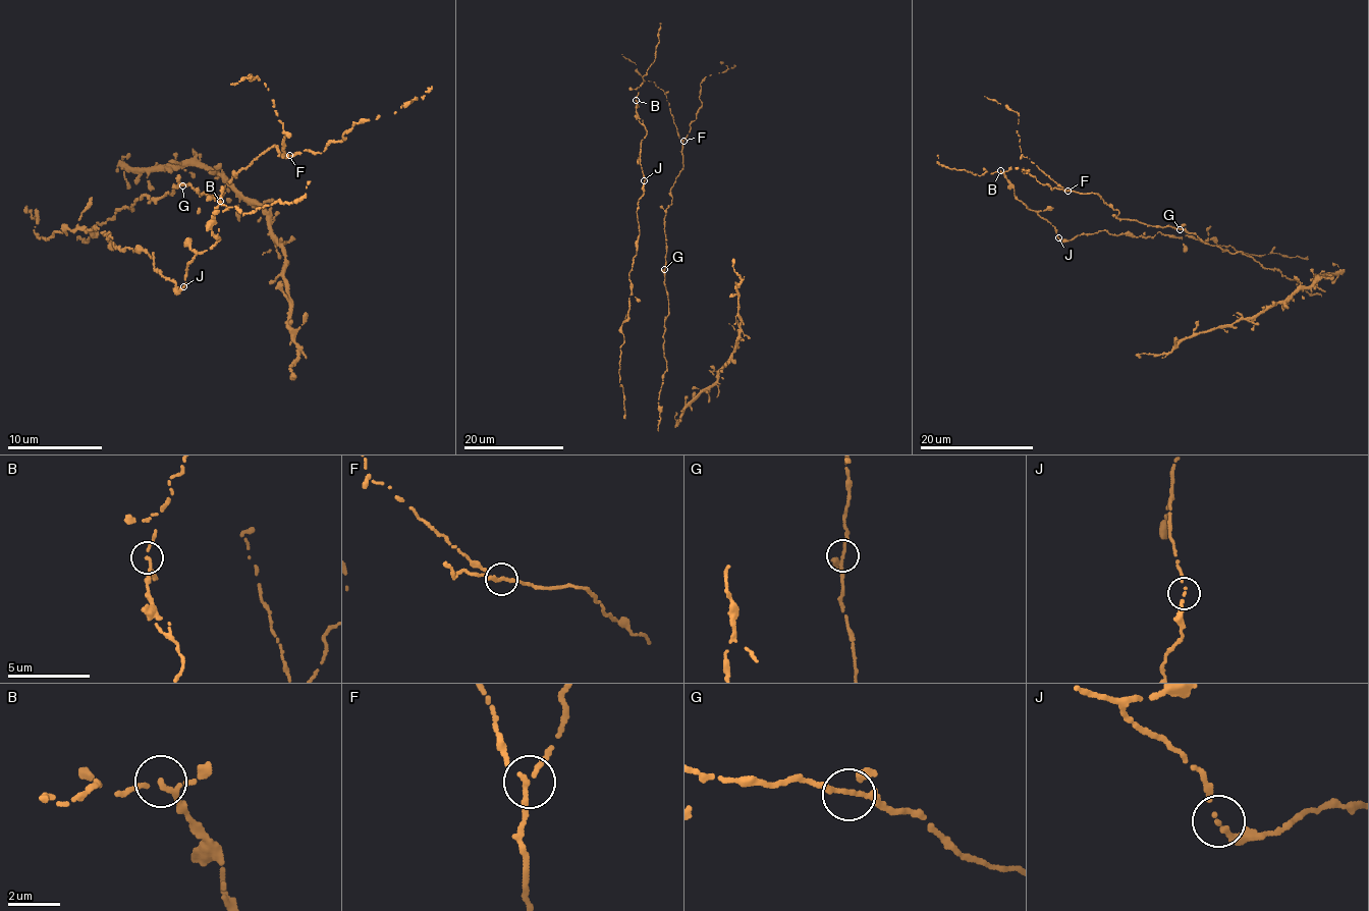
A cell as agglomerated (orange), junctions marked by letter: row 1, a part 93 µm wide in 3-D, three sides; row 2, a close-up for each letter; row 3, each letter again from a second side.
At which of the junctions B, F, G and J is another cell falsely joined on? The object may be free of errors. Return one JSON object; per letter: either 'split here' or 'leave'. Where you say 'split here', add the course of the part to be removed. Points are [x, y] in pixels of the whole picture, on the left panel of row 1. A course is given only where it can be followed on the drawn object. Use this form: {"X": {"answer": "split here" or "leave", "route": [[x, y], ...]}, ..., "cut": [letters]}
{"B": {"answer": "leave"}, "F": {"answer": "leave"}, "G": {"answer": "leave"}, "J": {"answer": "leave"}, "cut": []}

